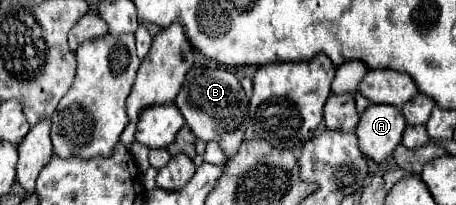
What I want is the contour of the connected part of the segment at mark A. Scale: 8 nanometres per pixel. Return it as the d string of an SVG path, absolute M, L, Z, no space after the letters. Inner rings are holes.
M369 105L361 115L355 133L361 151L375 163L381 163L393 155L395 147L401 143L405 127L407 123L401 109L393 105Z

